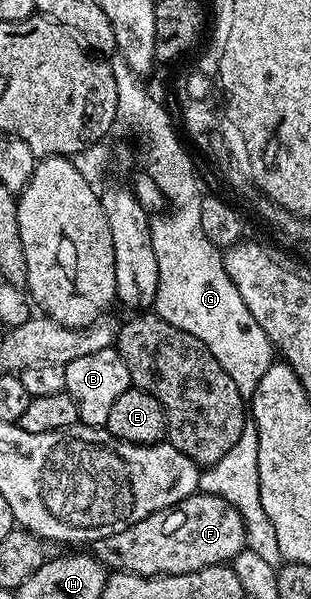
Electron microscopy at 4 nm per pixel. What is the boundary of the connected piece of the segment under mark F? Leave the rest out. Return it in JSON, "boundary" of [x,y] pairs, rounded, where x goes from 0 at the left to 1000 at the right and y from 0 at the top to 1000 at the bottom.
{"boundary":[[[624,823],[537,850],[460,863],[460,870],[434,870],[434,876],[408,883],[383,883],[383,890],[357,890],[357,896],[331,896],[296,908],[293,920],[318,938],[363,953],[418,953],[437,960],[572,960],[627,957],[695,940],[733,942],[791,913],[781,863],[768,863],[762,851],[717,836],[717,830]]]}

